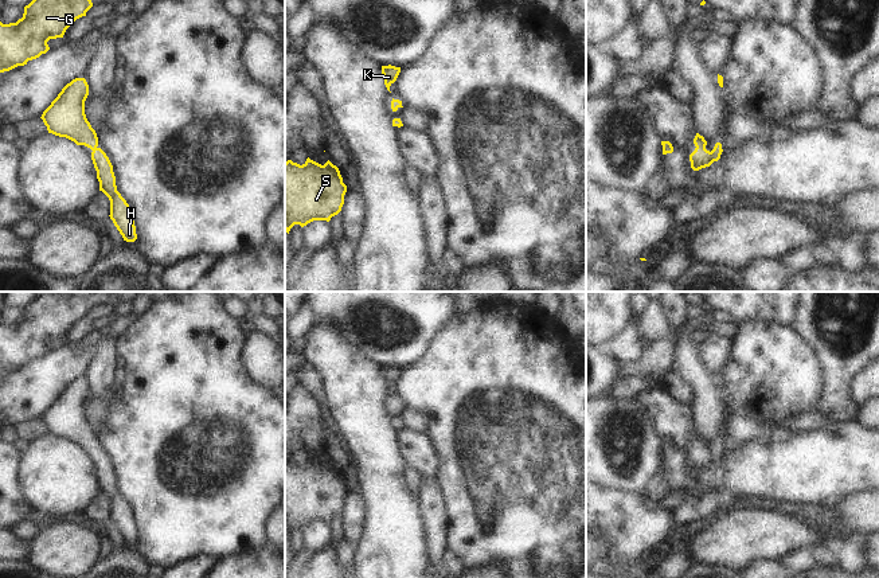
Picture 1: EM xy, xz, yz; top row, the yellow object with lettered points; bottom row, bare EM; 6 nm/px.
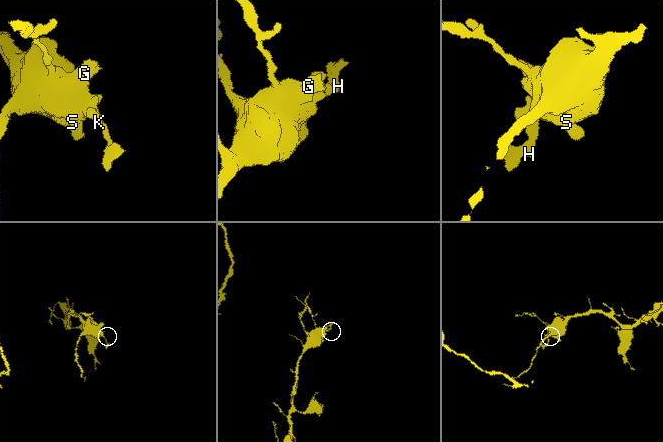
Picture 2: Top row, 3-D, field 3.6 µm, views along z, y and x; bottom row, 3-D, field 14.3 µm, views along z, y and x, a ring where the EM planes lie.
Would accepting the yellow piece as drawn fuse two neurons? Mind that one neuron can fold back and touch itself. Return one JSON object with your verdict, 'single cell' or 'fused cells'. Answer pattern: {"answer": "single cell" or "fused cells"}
{"answer": "single cell"}

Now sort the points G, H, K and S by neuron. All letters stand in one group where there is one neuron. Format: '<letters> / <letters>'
G H K S

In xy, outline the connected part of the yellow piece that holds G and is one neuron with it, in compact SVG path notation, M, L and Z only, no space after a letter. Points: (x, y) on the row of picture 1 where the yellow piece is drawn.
M32 0L16 23L0 22L0 73L9 71L46 54L50 39L63 38L66 30L93 7L91 0Z

